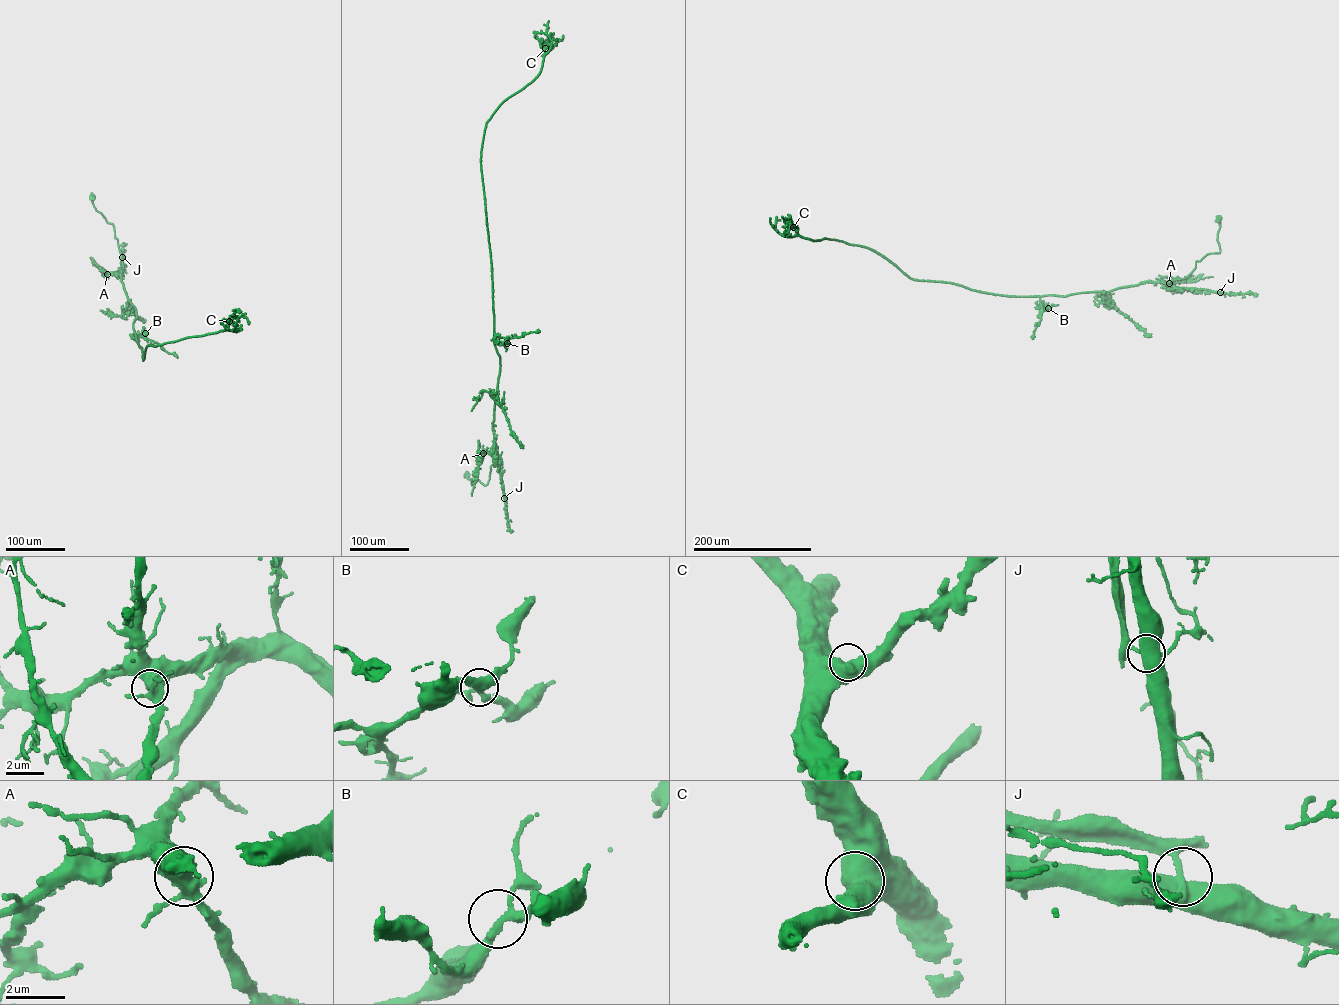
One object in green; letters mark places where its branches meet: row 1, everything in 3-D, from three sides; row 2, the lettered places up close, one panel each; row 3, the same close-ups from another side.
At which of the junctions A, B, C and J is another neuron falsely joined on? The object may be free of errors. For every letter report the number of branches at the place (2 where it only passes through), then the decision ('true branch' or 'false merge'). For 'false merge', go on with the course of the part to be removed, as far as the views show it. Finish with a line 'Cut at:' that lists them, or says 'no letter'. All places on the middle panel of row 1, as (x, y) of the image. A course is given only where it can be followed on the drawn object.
A: branches 4; true branch
B: branches 3; true branch
C: branches 2; true branch
J: branches 4; false merge; course (504, 498), (501, 477)
Cut at: J

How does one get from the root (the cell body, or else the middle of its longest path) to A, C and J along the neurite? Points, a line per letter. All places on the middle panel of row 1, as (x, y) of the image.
A: (467, 474), (468, 479), (487, 484), (490, 466), (497, 462), (497, 447), (494, 458), (483, 453)
C: (467, 474), (486, 485), (497, 460), (492, 423), (500, 357), (484, 133), (501, 104), (536, 78), (545, 48)
J: (467, 474), (468, 479), (486, 485), (490, 466), (497, 462), (497, 447), (504, 498)

